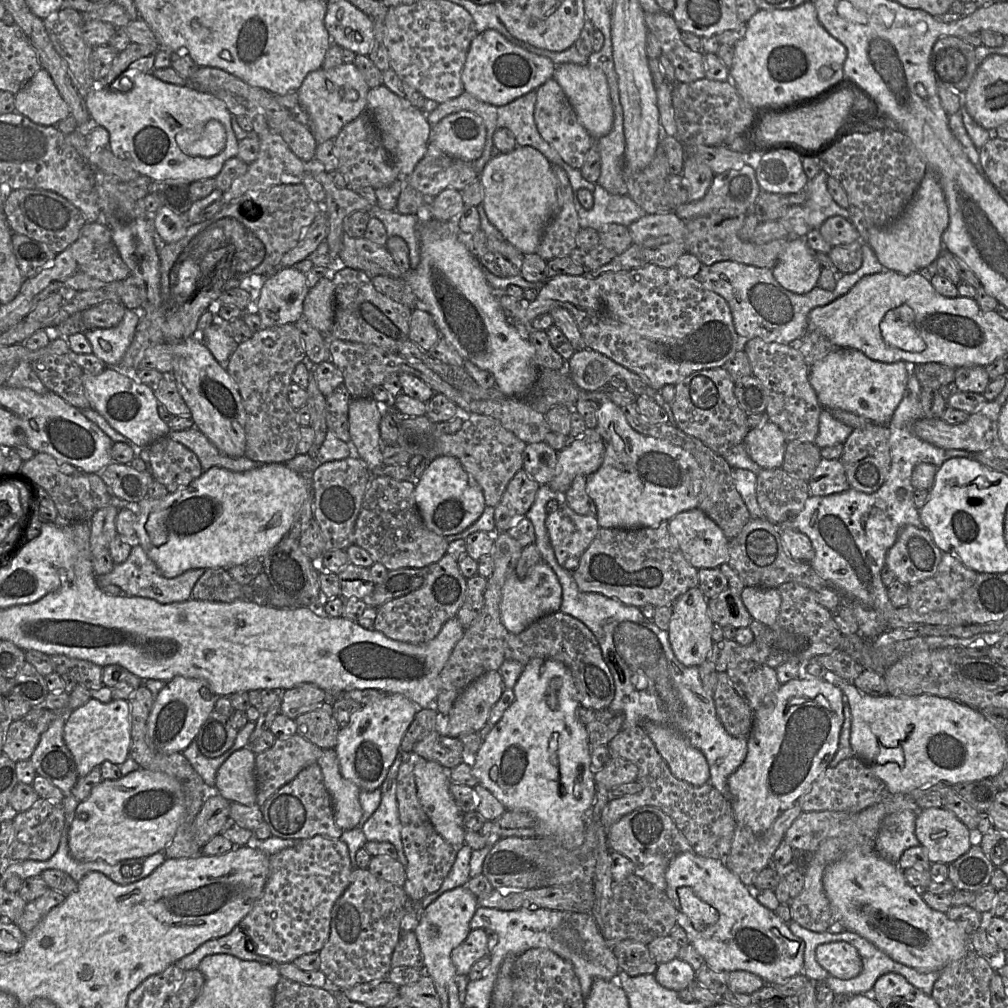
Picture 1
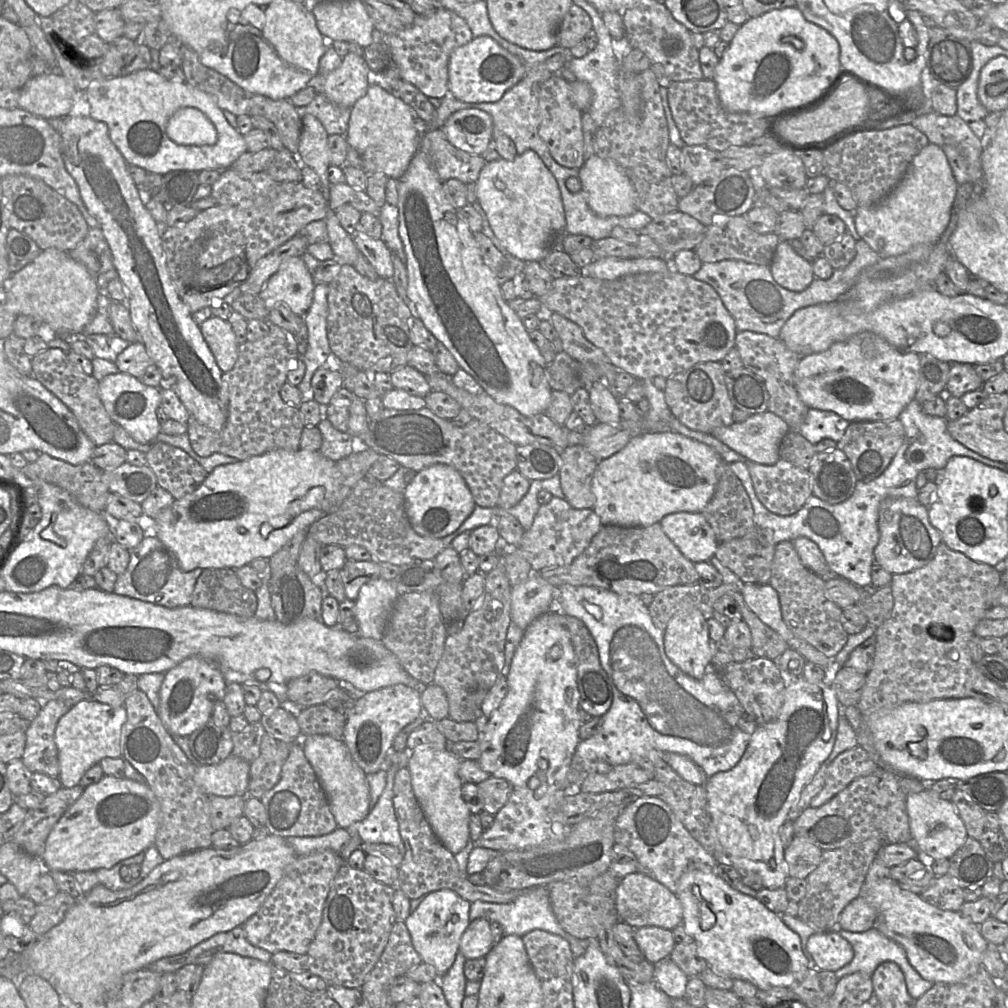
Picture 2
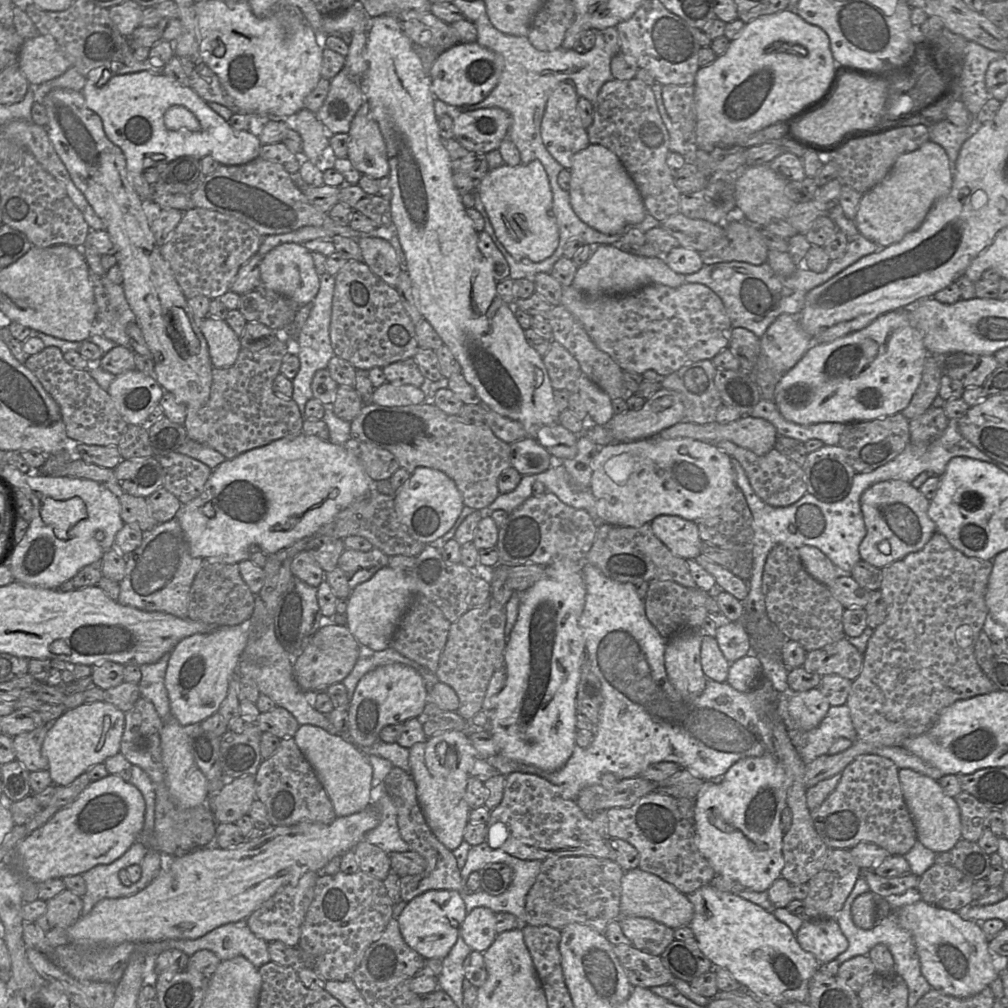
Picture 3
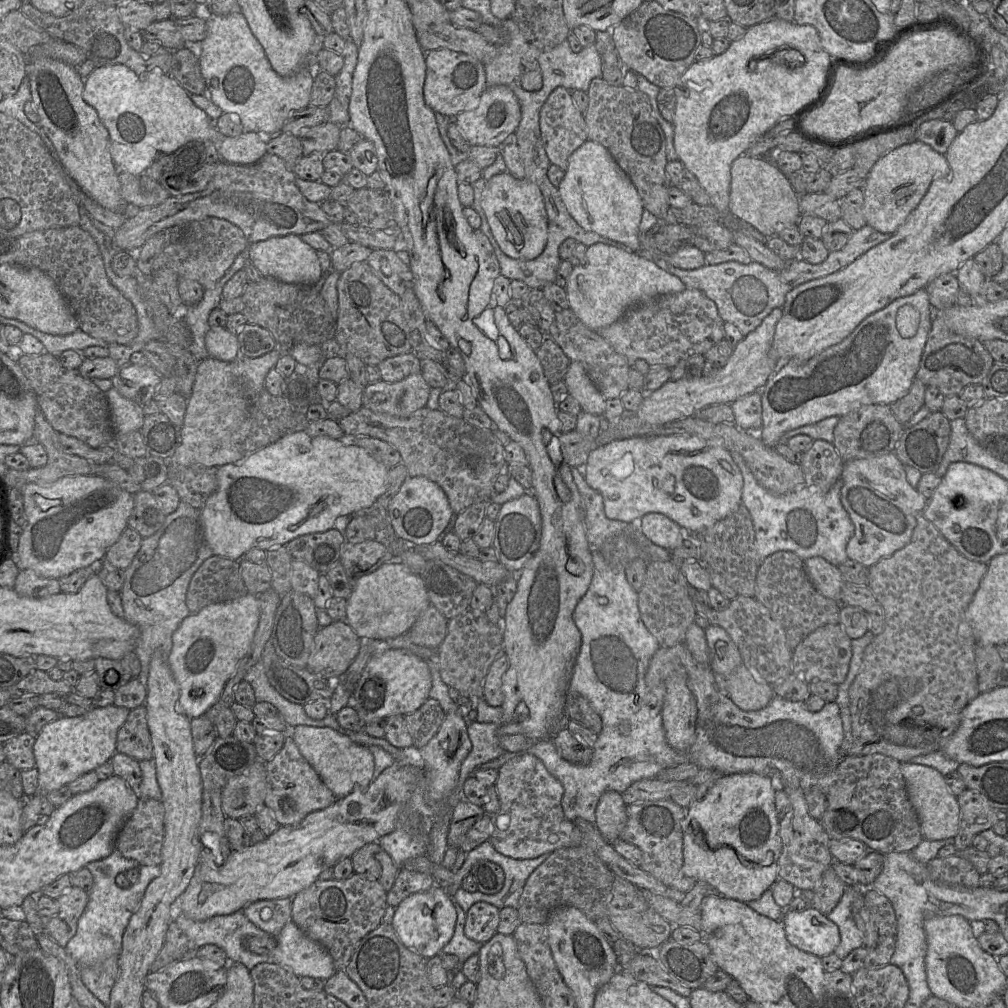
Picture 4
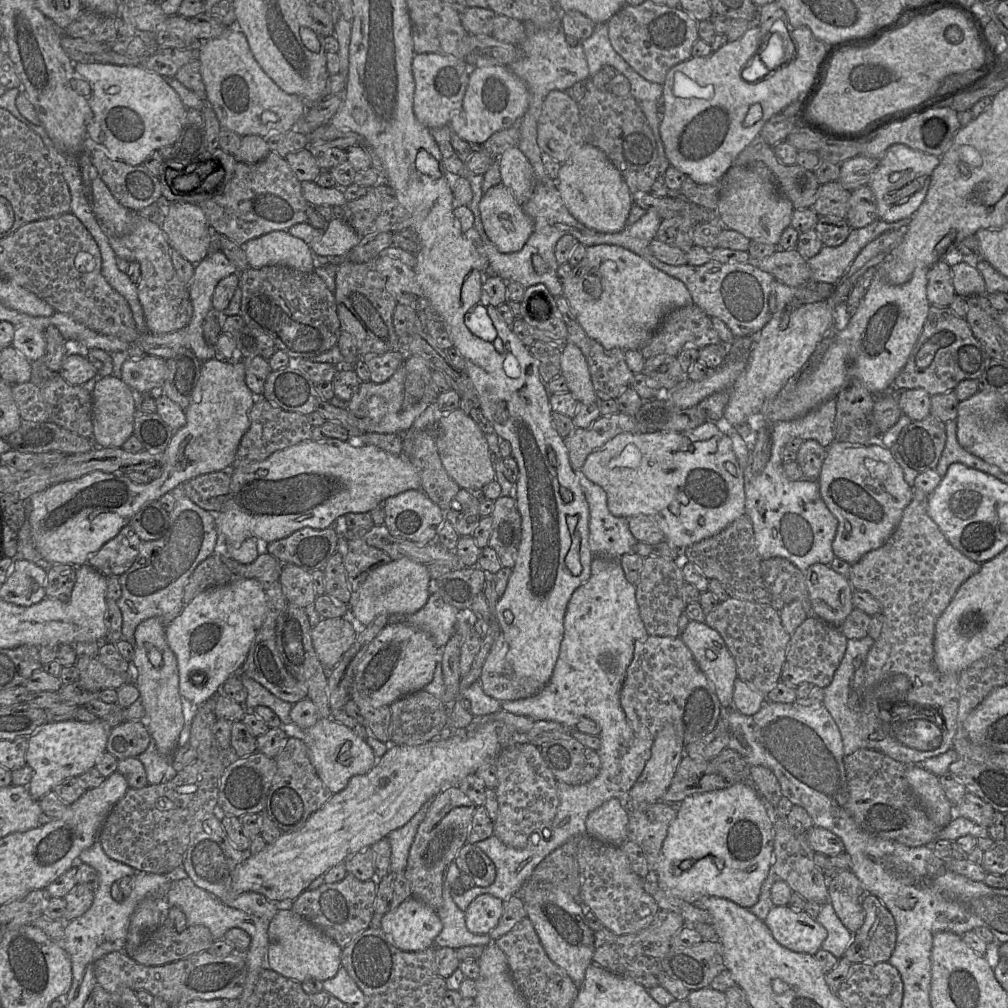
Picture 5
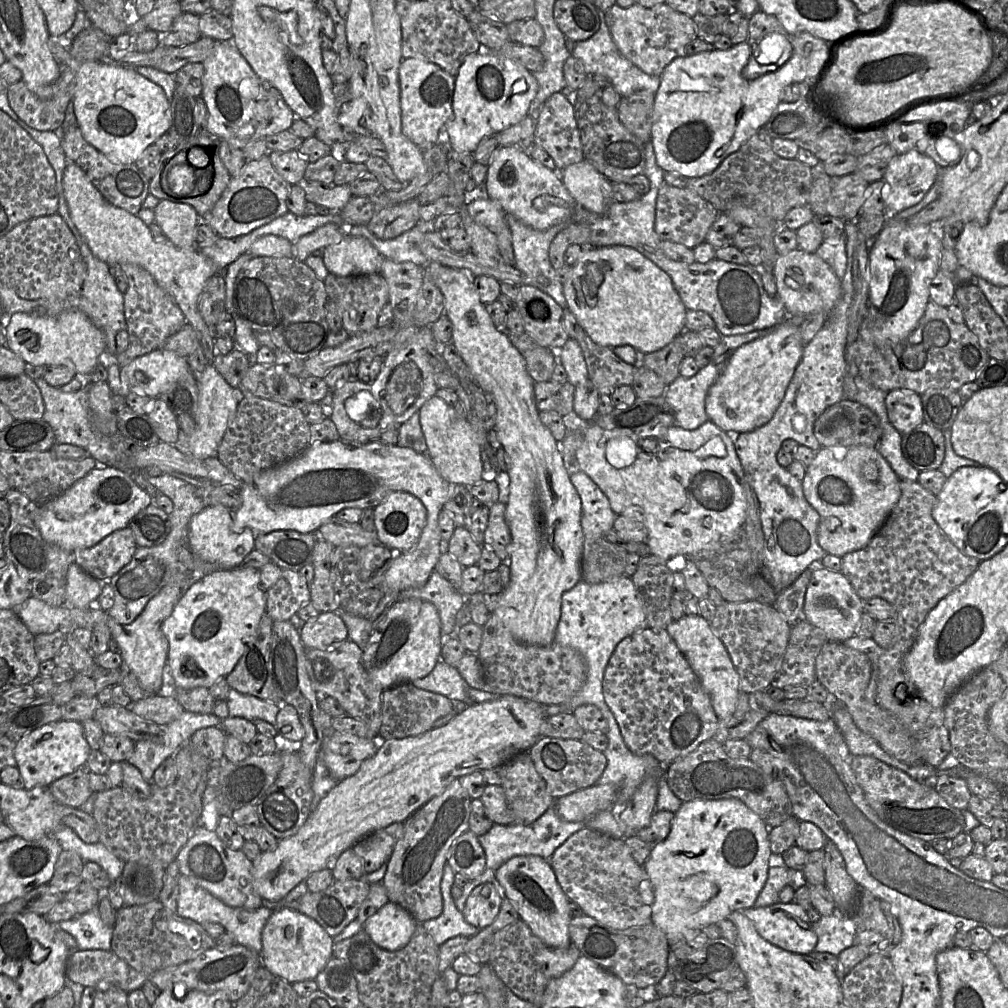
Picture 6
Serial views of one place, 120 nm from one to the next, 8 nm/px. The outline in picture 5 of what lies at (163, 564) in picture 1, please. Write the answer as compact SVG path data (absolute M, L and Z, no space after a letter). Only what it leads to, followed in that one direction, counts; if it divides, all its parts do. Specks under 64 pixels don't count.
M335 438L324 440L310 439L301 441L295 445L272 453L269 457L262 461L254 462L235 469L232 468L230 478L230 492L228 494L227 500L221 510L217 513L214 513L217 530L217 543L214 553L227 553L227 548L236 549L248 538L257 538L269 543L285 538L291 535L293 532L304 527L311 527L319 530L332 527L338 517L347 513L370 512L380 502L385 501L390 496L394 496L411 489L421 489L421 480L418 473L409 459L403 454L394 455L374 445L354 446L348 441Z

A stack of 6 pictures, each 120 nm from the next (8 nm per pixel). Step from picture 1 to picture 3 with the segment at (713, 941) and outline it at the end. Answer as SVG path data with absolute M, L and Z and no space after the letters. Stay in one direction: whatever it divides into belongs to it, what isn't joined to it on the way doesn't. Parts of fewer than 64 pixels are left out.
M705 885L686 895L694 906L694 915L688 925L704 955L713 963L714 968L723 968L733 978L749 989L757 1000L769 1001L777 1006L790 1001L807 1002L809 983L820 963L809 952L803 950L796 940L795 934L773 912L736 894L722 892L711 885Z

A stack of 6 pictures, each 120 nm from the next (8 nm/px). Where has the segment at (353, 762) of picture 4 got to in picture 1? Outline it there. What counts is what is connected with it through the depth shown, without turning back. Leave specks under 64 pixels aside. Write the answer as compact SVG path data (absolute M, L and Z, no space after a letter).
M335 749L323 750L317 764L331 796L336 825L343 831L356 828L363 815L359 802L361 789L341 775Z

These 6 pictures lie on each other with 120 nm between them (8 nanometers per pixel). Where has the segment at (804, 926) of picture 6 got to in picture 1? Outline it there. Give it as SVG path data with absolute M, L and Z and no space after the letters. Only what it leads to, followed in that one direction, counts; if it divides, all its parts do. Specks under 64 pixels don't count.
M832 941L816 948L818 963L833 977L848 980L857 977L863 963L857 949L845 941Z

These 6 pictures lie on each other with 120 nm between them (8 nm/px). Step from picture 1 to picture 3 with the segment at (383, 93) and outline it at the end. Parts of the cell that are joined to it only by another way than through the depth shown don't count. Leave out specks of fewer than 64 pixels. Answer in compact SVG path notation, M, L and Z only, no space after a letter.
M364 102L354 116L349 134L348 159L362 175L381 179L389 175L389 163L384 138L378 123L371 117L369 105Z

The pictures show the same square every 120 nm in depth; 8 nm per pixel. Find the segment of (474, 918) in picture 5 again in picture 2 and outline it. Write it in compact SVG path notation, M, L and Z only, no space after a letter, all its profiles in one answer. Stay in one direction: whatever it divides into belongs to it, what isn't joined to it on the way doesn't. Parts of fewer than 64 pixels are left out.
M486 918L471 921L460 939L459 951L466 959L485 958L493 948L490 922Z

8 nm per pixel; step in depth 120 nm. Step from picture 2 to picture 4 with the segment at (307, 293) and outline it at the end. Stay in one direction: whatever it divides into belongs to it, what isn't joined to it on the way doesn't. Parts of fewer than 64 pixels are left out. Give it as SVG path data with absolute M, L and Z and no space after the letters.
M298 235L276 236L249 245L249 260L263 277L284 283L315 285L321 278L321 266L314 250Z

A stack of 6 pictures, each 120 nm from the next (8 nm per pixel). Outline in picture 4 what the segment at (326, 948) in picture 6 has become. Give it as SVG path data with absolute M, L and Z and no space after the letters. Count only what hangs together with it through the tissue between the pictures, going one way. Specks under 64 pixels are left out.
M293 921L285 924L276 936L277 945L270 952L270 960L284 968L291 970L296 976L319 978L328 980L336 973L333 959L329 952L319 943L309 938Z

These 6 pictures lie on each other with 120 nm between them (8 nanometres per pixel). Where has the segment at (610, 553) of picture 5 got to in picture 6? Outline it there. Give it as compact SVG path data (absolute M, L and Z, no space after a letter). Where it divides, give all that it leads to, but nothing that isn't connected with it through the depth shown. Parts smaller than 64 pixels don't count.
M574 470L571 483L581 498L581 526L586 536L603 536L613 528L616 514L610 507L607 496L583 471Z

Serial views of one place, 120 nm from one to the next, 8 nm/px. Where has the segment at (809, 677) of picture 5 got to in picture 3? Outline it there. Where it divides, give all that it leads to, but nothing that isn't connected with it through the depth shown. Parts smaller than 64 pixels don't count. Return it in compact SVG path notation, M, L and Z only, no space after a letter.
M847 637L806 653L803 668L820 676L835 674L853 681L861 673L864 655Z

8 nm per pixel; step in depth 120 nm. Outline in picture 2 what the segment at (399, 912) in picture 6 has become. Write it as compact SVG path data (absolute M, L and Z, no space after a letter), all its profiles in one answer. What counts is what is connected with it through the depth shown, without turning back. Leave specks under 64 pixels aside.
M437 890L426 895L404 922L415 950L423 962L435 967L439 977L443 976L455 961L460 939L470 923L470 906L470 901L452 890Z

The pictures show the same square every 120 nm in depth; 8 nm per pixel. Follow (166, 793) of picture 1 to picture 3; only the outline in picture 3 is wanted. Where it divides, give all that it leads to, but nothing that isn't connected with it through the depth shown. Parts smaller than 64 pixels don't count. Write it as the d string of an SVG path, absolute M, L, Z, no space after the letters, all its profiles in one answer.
M109 774L91 782L69 805L61 808L47 823L20 841L15 851L28 876L36 883L53 878L82 875L97 865L110 864L121 857L138 839L144 825L145 800L130 782Z

